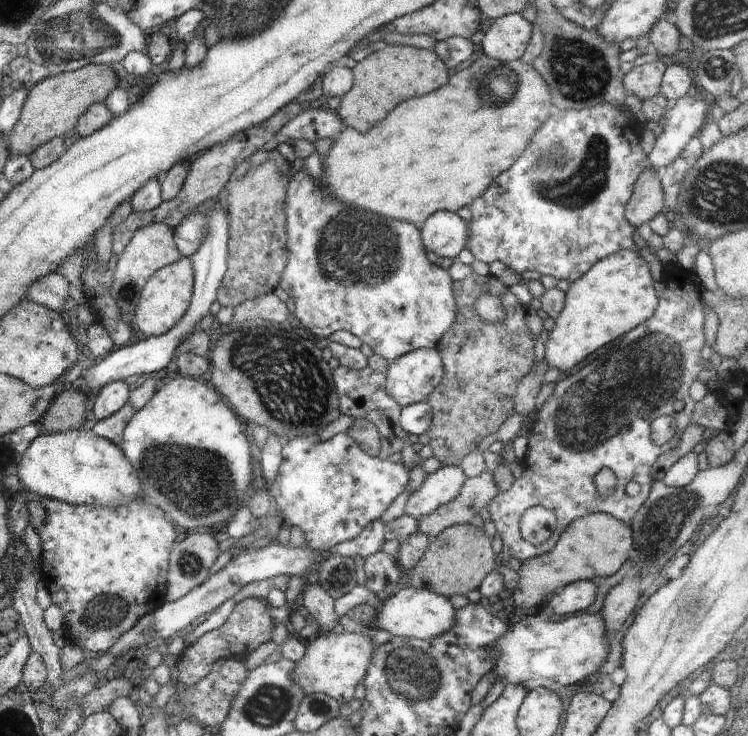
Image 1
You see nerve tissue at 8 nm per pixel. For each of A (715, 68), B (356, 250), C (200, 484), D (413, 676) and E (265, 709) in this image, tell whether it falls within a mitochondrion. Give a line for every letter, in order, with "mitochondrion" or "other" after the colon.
A: mitochondrion
B: mitochondrion
C: mitochondrion
D: mitochondrion
E: mitochondrion

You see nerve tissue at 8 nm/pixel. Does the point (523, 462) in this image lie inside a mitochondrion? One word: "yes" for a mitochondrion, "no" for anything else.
no

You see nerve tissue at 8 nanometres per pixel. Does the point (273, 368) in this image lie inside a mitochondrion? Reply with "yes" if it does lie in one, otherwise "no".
yes

